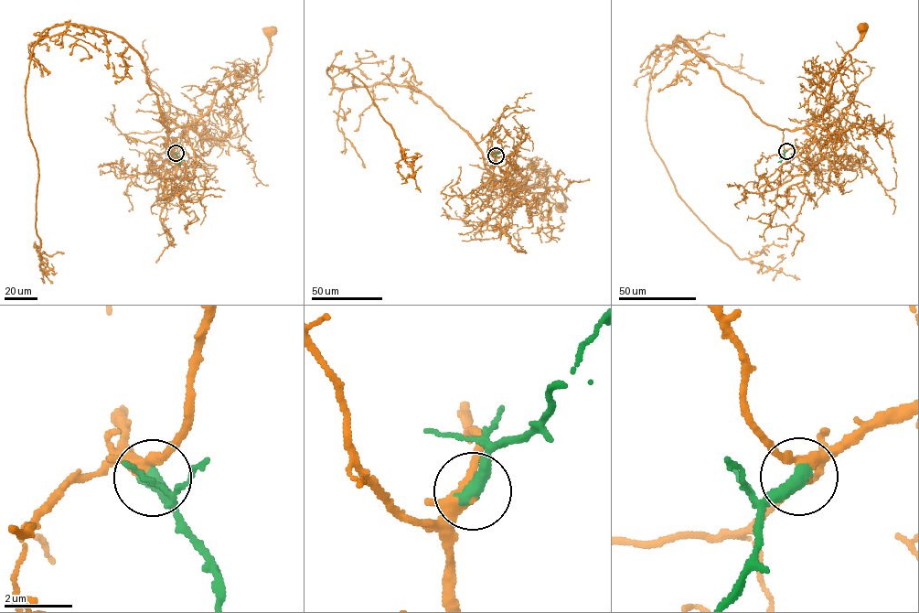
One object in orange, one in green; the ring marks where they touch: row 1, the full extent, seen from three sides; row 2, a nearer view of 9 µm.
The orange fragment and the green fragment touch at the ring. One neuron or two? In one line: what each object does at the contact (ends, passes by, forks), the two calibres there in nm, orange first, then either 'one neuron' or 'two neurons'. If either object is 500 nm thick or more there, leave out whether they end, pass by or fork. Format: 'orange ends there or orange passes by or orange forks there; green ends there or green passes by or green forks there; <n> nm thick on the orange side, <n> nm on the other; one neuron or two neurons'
orange passes by; green ends there; 280 nm thick on the orange side, 460 nm on the other; one neuron

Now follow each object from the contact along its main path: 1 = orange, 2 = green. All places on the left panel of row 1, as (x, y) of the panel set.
1: (176, 153), (167, 147), (168, 134), (201, 118), (218, 90), (246, 82), (263, 69), (271, 48), (269, 32)
2: (176, 153), (180, 165)

